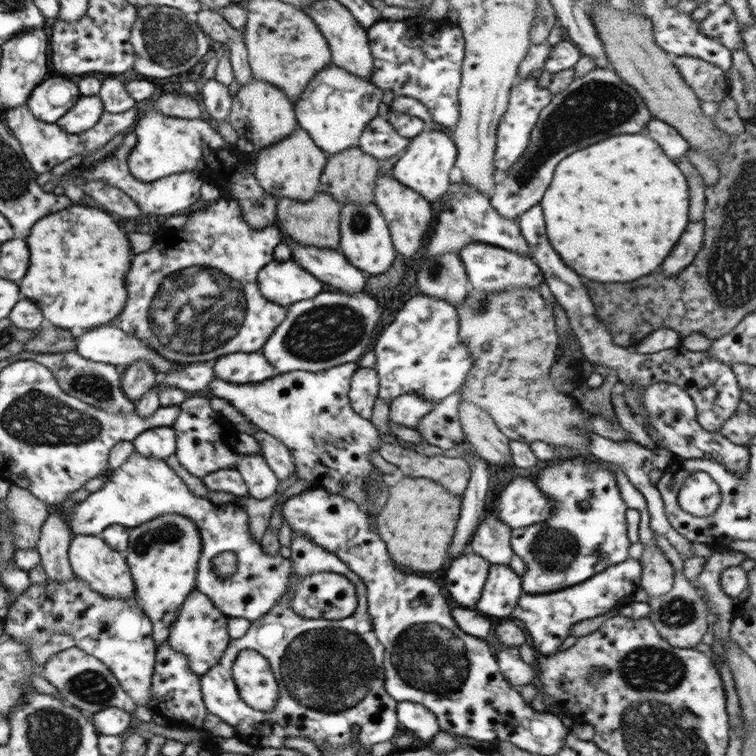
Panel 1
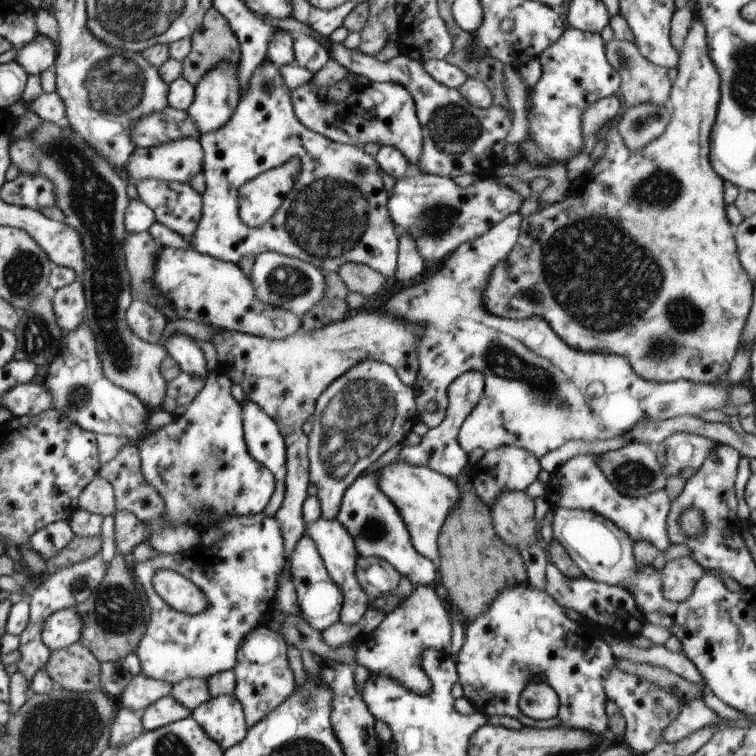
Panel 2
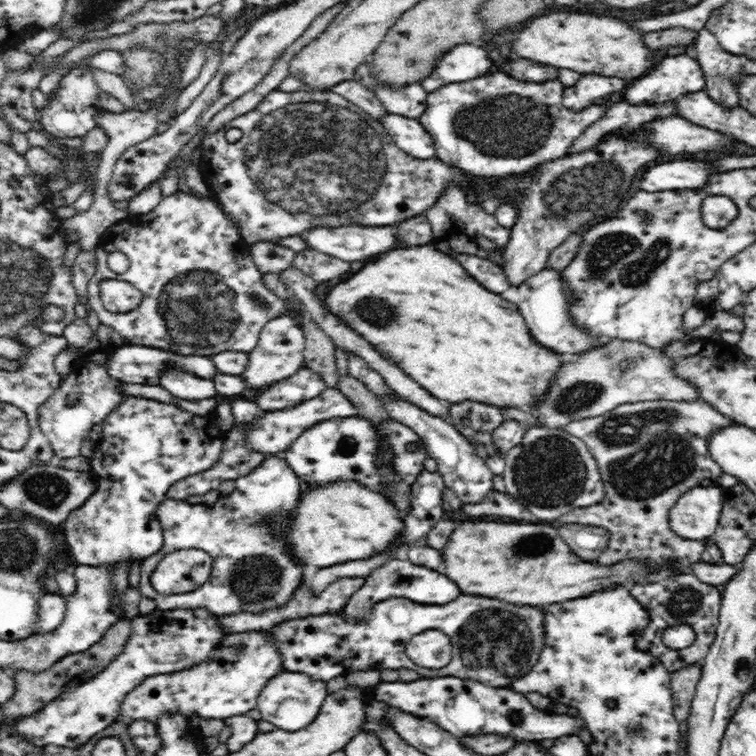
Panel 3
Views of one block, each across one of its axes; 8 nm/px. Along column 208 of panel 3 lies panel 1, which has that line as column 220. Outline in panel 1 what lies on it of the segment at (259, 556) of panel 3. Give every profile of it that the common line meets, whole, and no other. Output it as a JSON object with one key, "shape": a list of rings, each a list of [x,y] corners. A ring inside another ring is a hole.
{"shape":[[[133,452],[121,468],[107,472],[107,480],[97,492],[91,492],[83,502],[77,502],[71,508],[67,514],[67,524],[73,536],[99,536],[111,524],[121,524],[131,530],[139,524],[147,524],[151,518],[159,518],[161,514],[181,514],[197,524],[201,556],[197,564],[195,590],[203,592],[227,618],[245,618],[251,622],[259,620],[275,608],[275,604],[285,596],[285,590],[291,592],[289,608],[305,620],[339,622],[351,616],[357,608],[355,584],[335,572],[309,574],[307,578],[291,582],[291,560],[281,558],[279,554],[267,556],[261,544],[251,540],[249,518],[243,508],[235,502],[217,506],[201,496],[193,496],[187,484],[165,464],[165,460],[155,460]],[[223,552],[233,552],[237,558],[237,570],[225,580],[215,576],[211,564],[211,560]]]}

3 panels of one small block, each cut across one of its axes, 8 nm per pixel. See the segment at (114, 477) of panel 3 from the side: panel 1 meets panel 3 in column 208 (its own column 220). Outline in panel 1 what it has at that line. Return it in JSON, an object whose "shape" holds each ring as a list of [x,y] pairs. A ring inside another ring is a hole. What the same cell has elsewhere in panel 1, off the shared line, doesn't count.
{"shape":[[[185,398],[179,404],[181,412],[177,420],[173,422],[173,430],[177,434],[175,442],[175,458],[179,464],[193,476],[203,478],[211,472],[235,468],[241,454],[235,450],[237,444],[237,426],[233,426],[225,416],[221,416],[217,410],[209,406],[209,398]]]}

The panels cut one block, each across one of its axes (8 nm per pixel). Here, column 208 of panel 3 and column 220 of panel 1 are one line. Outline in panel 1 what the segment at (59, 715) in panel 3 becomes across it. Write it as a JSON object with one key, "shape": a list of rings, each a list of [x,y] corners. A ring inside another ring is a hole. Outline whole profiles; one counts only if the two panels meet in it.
{"shape":[[[193,588],[193,592],[181,604],[175,624],[171,624],[169,638],[167,638],[171,650],[183,654],[187,658],[189,670],[201,678],[207,670],[211,670],[219,662],[219,658],[227,650],[229,640],[231,636],[227,634],[227,616],[219,612],[203,592]]]}

